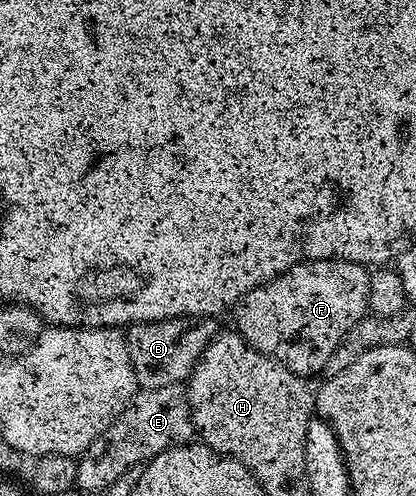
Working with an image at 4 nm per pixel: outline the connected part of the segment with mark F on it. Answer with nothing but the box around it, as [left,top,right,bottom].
[232,259,370,377]

